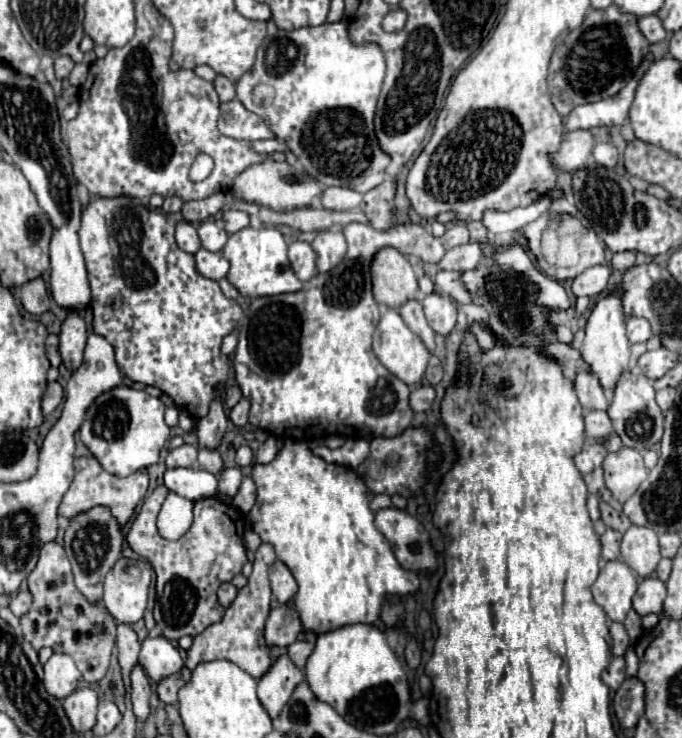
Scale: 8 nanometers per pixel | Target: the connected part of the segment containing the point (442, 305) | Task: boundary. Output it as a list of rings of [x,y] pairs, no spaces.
[[[439,292],[425,296],[423,310],[425,310],[425,318],[429,320],[429,326],[437,334],[441,334],[441,336],[451,334],[451,330],[455,328],[455,322],[457,322],[457,306],[449,296],[439,294]]]

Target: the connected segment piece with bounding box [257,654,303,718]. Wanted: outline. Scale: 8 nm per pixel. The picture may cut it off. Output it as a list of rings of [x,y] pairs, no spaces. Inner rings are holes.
[[[287,654],[277,656],[271,668],[259,678],[257,686],[257,696],[271,718],[279,716],[299,682],[303,682],[303,672],[289,660]]]

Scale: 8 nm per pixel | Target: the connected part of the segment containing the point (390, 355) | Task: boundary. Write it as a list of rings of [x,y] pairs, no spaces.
[[[387,310],[381,316],[381,322],[377,324],[377,330],[373,334],[373,352],[379,358],[379,362],[399,380],[403,380],[407,386],[413,386],[417,382],[421,382],[427,362],[429,362],[429,352],[425,352],[425,346],[421,344],[421,340],[407,328],[407,324],[403,322],[401,314],[397,310]]]

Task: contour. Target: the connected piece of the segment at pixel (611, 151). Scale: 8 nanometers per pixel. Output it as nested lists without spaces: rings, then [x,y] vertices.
[[[599,142],[595,144],[593,148],[593,156],[595,160],[605,166],[605,168],[615,168],[617,166],[617,160],[619,160],[619,152],[613,144],[605,144],[605,142]]]

